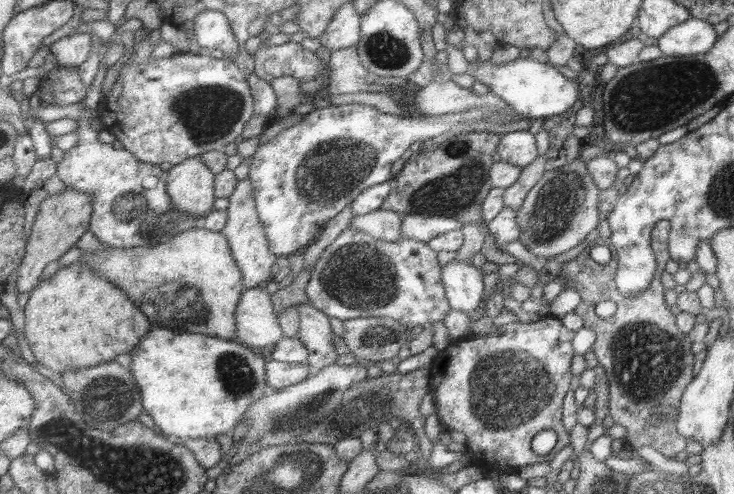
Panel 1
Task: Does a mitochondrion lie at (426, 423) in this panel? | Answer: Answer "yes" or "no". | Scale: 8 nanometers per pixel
no

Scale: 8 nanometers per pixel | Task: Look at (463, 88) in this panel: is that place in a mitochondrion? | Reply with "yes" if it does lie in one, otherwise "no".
no

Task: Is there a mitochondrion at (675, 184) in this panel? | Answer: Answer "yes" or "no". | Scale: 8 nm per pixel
no

